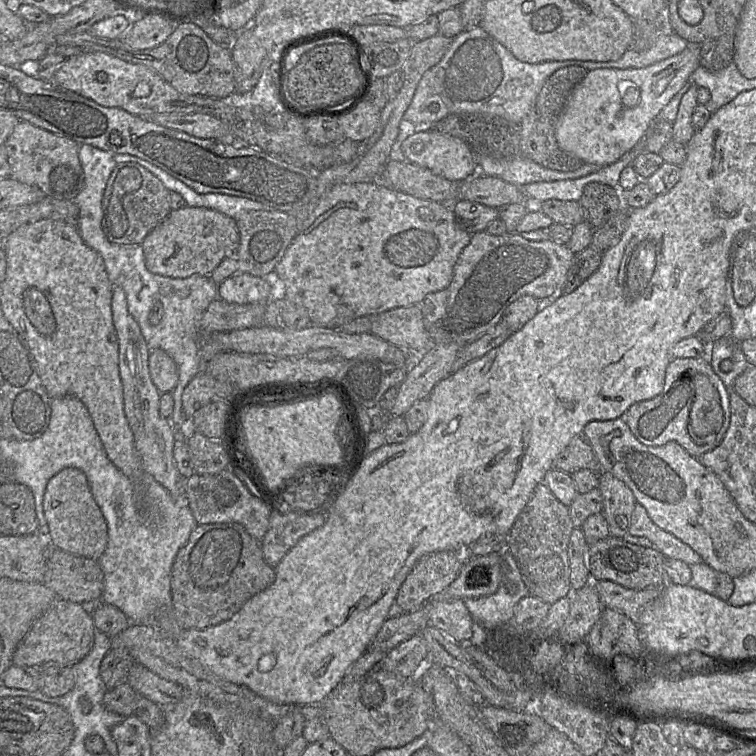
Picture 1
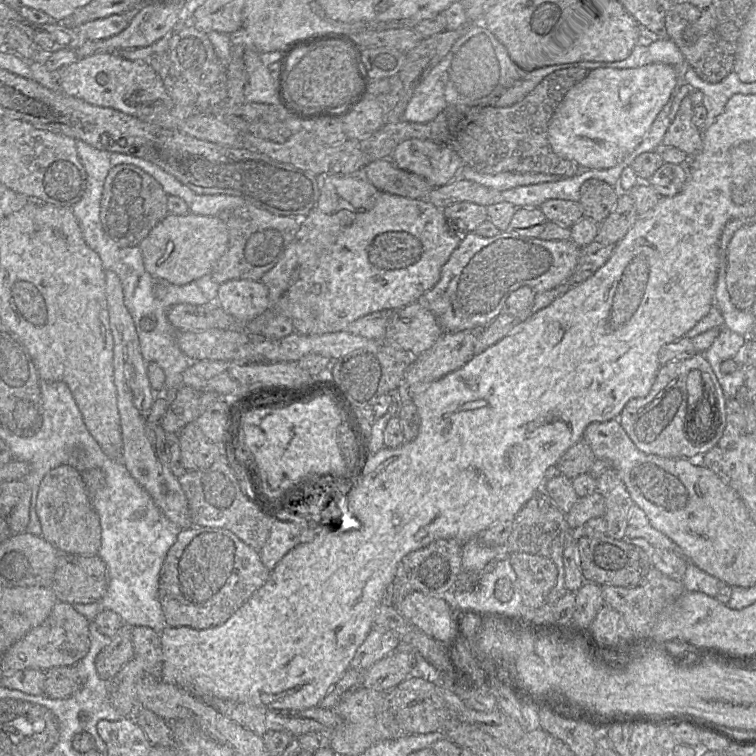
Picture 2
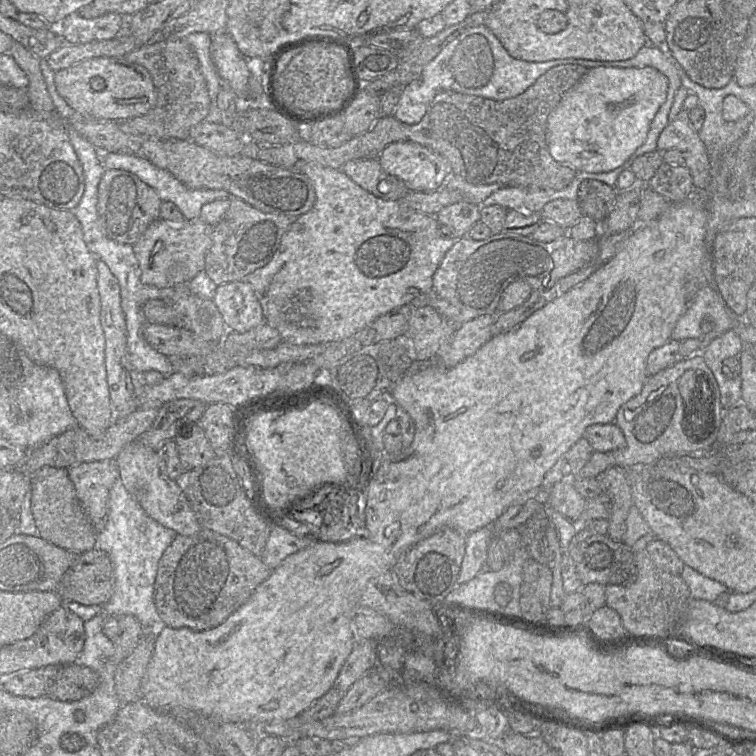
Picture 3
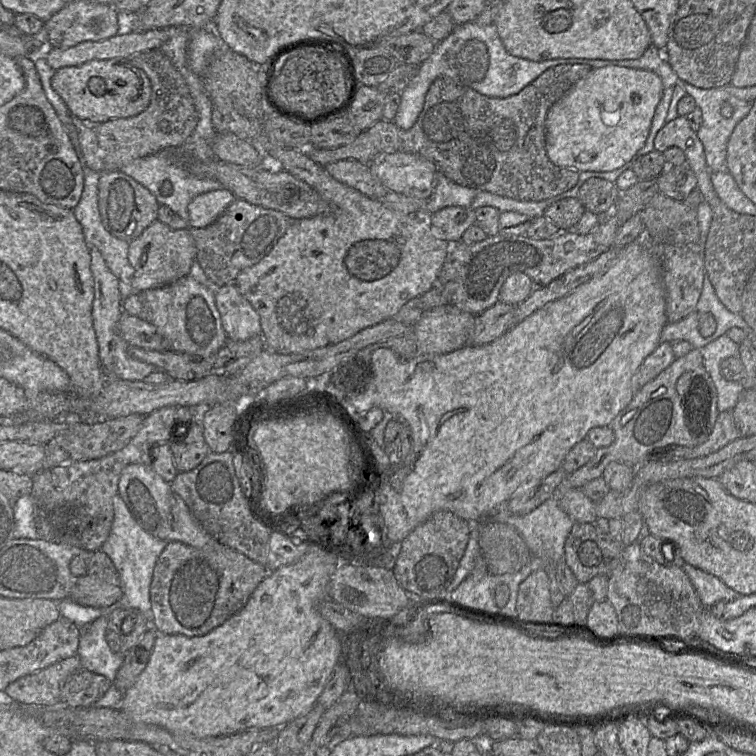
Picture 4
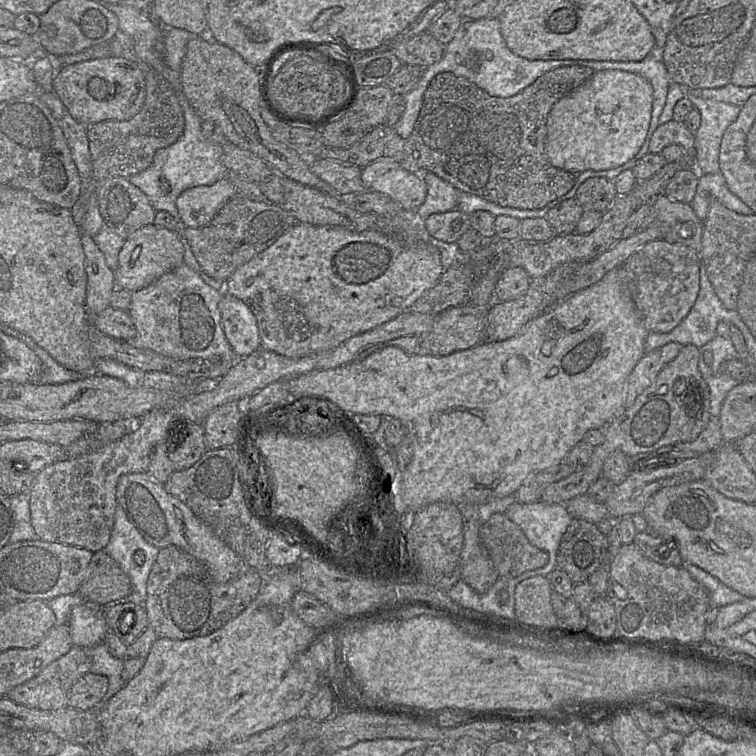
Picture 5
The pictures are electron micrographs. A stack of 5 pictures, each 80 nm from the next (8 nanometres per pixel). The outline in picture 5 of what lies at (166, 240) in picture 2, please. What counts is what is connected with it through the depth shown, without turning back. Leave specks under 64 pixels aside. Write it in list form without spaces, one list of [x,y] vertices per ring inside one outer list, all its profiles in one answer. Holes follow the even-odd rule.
[[[150,224],[134,232],[125,240],[119,253],[115,272],[116,288],[132,292],[143,289],[167,271],[184,263],[185,243],[178,231]]]

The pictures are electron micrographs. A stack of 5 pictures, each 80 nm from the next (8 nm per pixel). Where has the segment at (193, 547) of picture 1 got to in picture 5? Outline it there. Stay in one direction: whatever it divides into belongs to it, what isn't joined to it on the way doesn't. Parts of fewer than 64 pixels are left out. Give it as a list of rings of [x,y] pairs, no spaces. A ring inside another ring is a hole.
[[[175,547],[161,548],[154,562],[147,581],[147,598],[145,608],[152,627],[160,638],[185,640],[198,636],[206,636],[222,628],[237,617],[256,598],[264,581],[265,575],[244,562],[241,574],[227,583],[215,582],[207,568],[191,554]]]

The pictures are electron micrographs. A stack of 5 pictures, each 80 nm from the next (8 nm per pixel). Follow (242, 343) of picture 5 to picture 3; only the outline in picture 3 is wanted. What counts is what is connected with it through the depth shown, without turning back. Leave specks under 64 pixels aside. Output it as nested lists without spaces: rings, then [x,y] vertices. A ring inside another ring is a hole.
[[[246,281],[219,285],[213,301],[229,331],[245,333],[265,323],[262,307],[253,287]]]

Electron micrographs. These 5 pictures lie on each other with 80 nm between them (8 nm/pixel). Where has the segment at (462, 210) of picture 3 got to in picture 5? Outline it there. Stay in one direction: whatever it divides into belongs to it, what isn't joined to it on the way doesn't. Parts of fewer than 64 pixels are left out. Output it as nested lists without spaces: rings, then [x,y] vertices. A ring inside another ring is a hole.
[[[458,209],[433,213],[425,219],[428,233],[445,243],[456,243],[470,228],[469,215]]]

